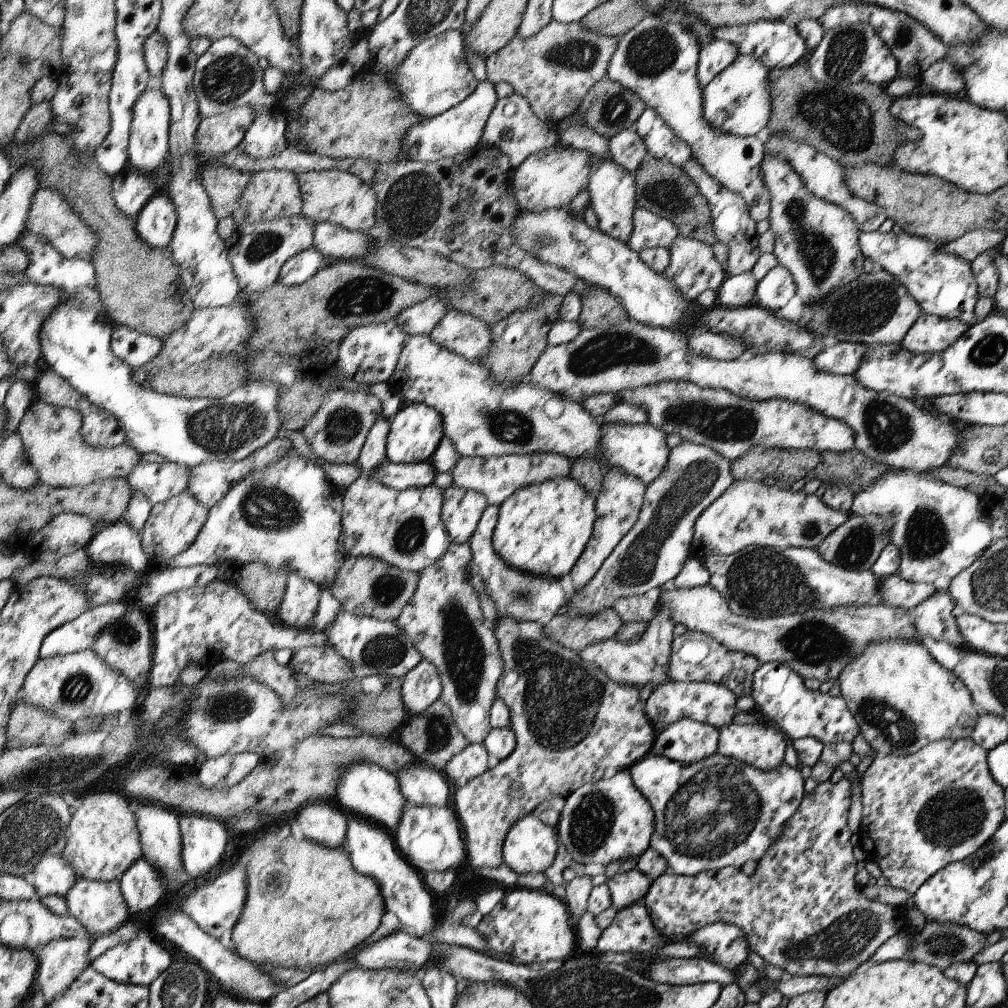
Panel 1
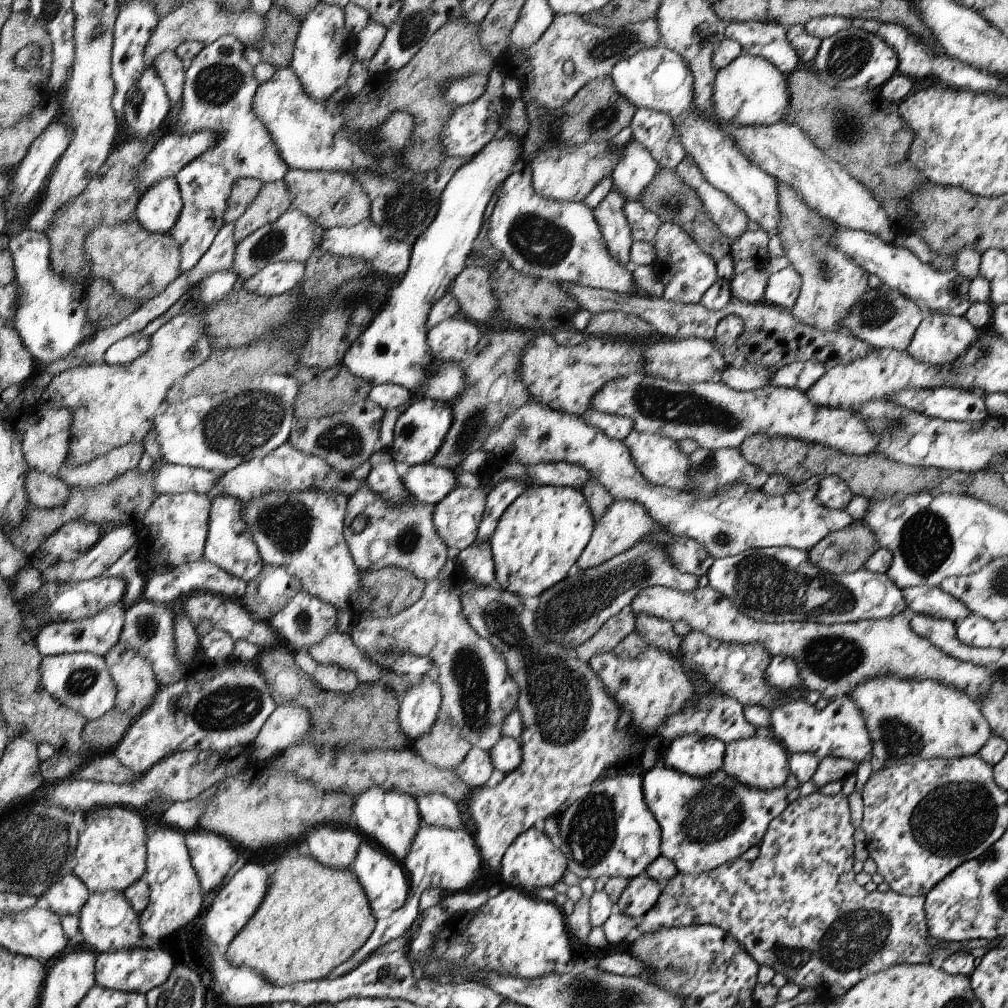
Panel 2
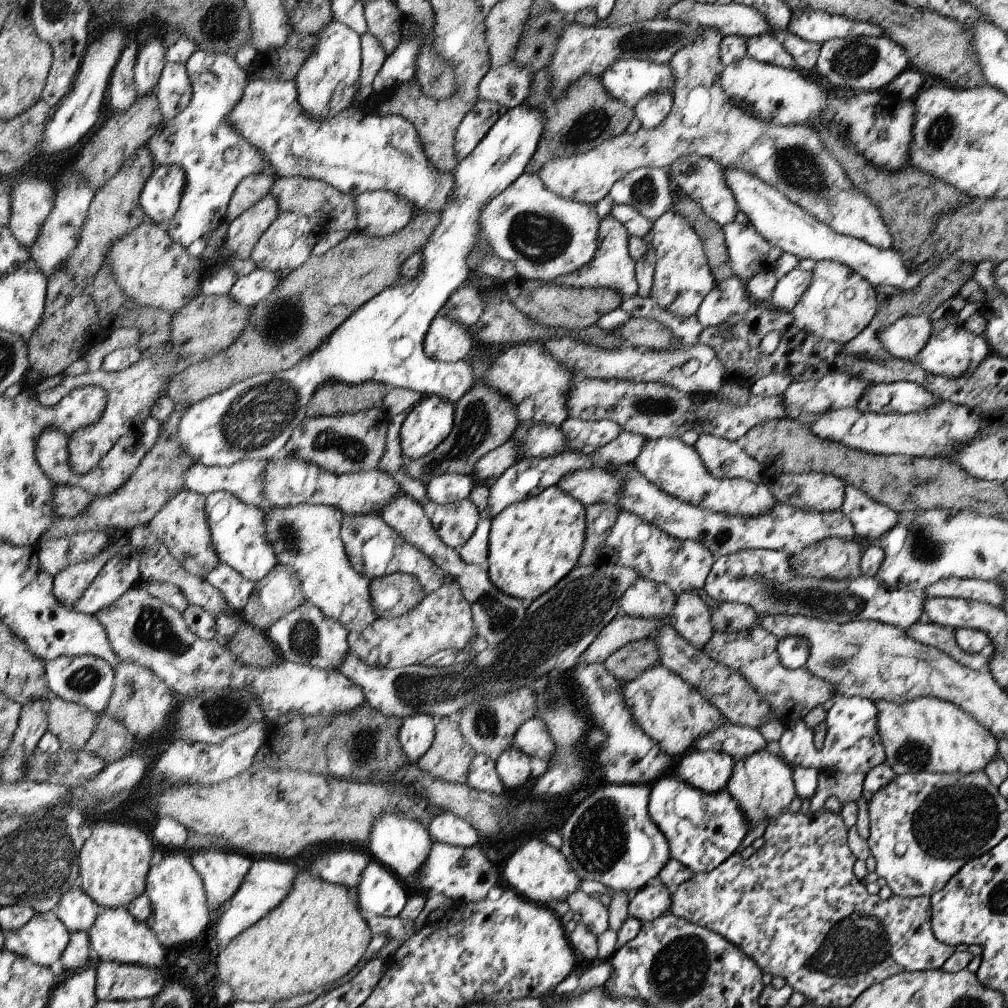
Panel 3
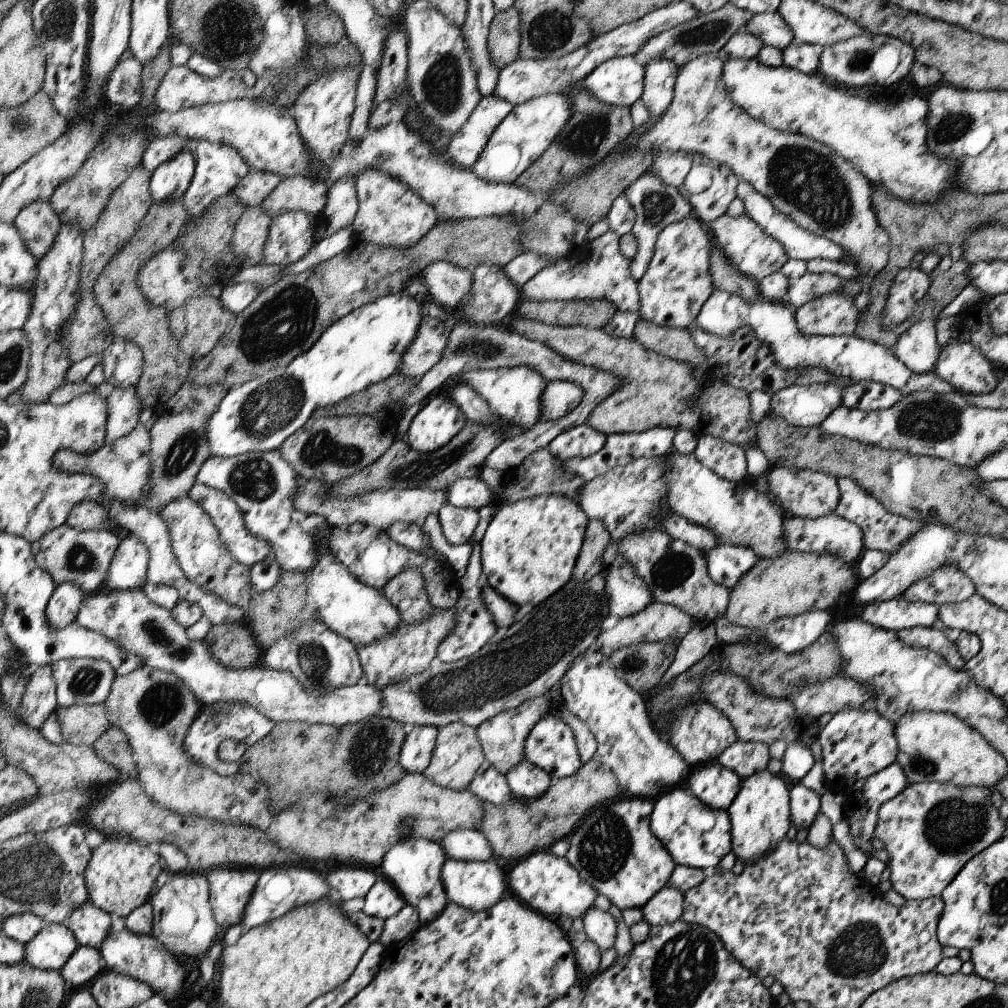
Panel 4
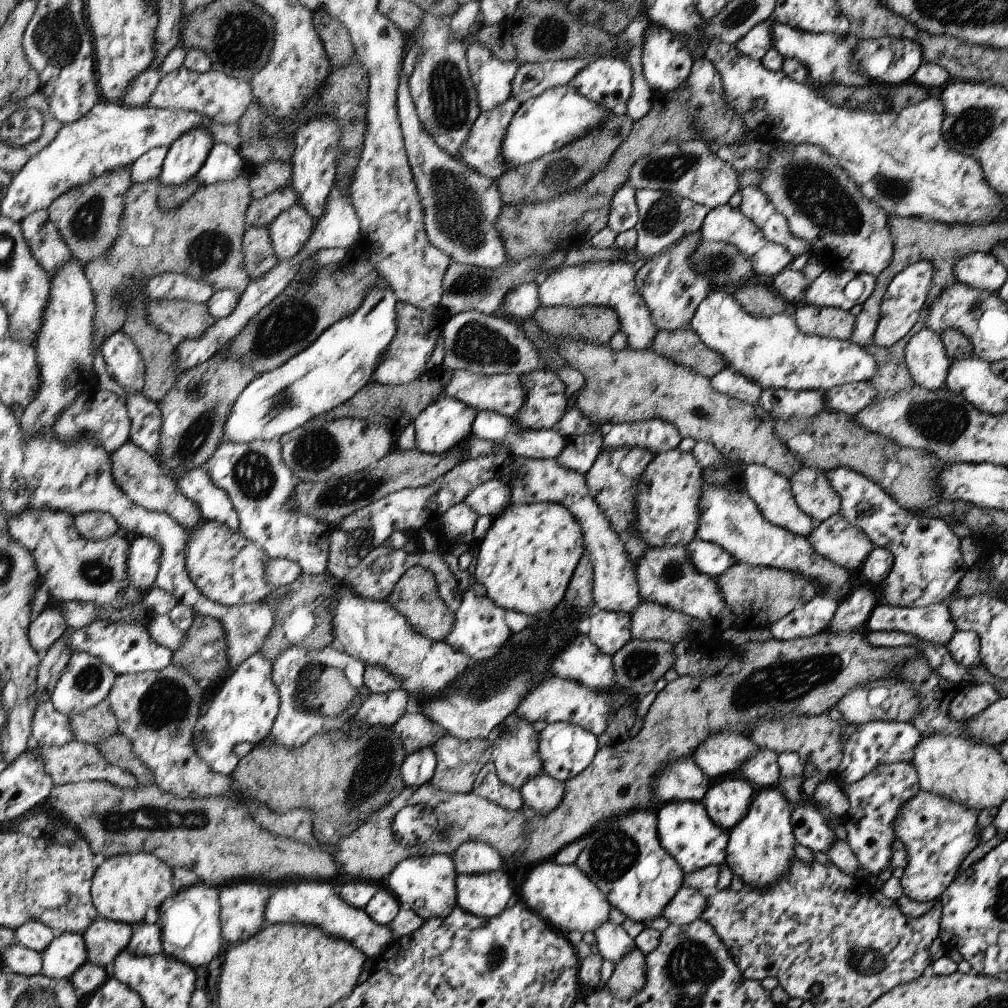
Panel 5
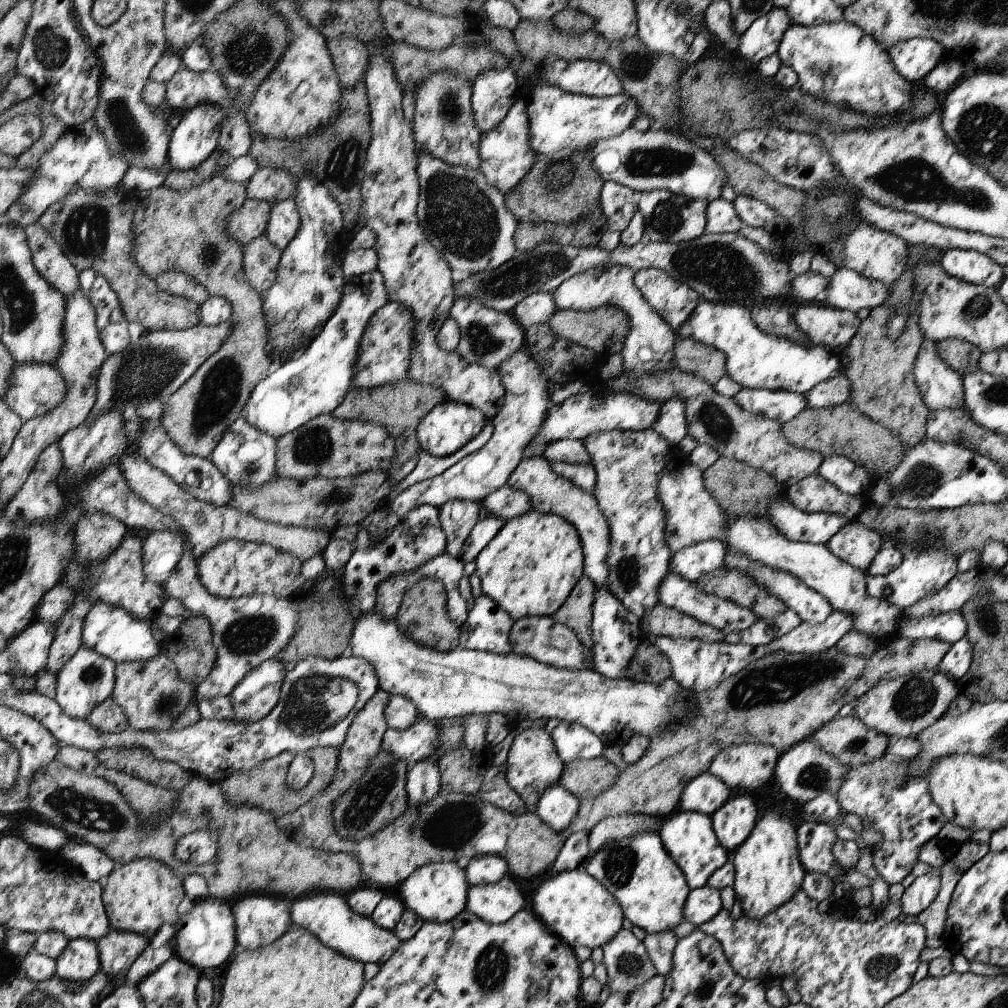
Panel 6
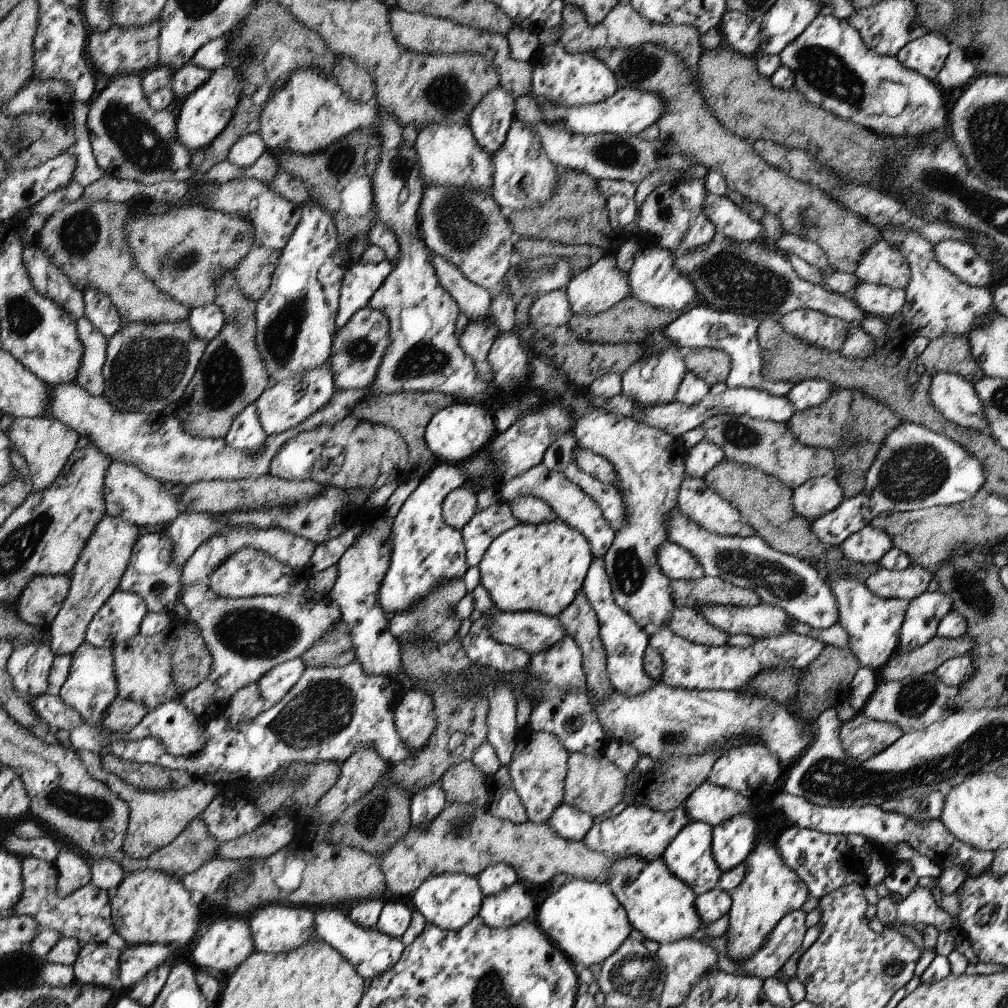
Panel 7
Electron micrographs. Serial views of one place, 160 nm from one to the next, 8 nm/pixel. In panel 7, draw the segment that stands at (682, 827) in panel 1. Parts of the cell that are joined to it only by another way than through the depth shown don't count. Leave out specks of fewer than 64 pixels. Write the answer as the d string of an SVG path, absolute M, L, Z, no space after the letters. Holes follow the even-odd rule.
M689 821L678 834L674 836L674 840L668 844L666 850L662 854L662 858L669 866L670 872L674 876L678 876L693 889L696 895L705 894L713 890L721 880L721 869L718 868L716 858L714 858L713 850L713 827L706 822Z

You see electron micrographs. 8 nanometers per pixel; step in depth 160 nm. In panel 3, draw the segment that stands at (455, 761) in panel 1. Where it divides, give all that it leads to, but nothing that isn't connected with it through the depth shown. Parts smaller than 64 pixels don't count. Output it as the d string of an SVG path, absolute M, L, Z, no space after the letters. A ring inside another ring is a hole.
M476 753L470 762L467 784L482 792L492 793L495 796L503 795L504 782L497 772L496 762L486 754Z

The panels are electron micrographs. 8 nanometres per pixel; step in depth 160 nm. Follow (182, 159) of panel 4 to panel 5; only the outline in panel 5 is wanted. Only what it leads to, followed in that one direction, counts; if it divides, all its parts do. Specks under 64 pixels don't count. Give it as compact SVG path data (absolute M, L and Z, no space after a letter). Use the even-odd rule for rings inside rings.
M208 129L189 130L168 147L157 184L181 185L196 177L214 145L215 140Z

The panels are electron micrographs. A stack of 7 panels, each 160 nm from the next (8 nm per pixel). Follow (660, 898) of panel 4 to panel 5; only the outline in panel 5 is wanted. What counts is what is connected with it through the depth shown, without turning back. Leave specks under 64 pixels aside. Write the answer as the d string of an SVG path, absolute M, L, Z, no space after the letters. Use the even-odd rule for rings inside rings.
M682 886L677 896L665 909L663 917L672 925L688 926L700 919L707 910L707 897L698 889Z

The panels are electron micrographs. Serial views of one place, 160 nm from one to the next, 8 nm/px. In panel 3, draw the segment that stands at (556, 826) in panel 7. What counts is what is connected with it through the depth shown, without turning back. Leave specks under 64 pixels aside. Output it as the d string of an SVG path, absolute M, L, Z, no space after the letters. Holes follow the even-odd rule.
M516 747L508 748L498 756L496 761L497 772L507 788L526 787L532 777L532 760Z

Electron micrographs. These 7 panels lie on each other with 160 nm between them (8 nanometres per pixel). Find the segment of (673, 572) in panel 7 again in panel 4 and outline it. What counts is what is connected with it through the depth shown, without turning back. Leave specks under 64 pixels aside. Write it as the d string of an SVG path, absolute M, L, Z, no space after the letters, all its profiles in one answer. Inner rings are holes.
M719 544L716 548L705 552L709 562L709 576L729 591L743 580L744 574L754 568L762 558L744 546Z

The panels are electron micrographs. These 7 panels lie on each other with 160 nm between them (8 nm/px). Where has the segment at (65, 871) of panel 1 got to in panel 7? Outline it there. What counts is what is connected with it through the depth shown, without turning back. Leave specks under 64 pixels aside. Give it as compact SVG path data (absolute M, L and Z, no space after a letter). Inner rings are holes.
M128 945L121 955L120 982L130 989L152 970L160 968L173 953L174 950L168 945Z

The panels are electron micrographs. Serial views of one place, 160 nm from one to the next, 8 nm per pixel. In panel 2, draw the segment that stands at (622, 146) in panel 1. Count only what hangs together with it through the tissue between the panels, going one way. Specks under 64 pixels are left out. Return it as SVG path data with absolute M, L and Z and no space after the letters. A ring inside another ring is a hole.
M631 139L622 148L622 160L611 176L613 188L624 200L638 201L642 190L646 190L659 169L652 154L640 142Z

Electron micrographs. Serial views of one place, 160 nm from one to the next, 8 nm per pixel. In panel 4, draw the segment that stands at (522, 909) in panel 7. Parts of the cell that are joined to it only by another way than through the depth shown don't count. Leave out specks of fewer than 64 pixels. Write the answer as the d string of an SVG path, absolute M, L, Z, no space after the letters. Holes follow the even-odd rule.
M447 857L446 863L442 866L441 877L449 902L468 908L472 912L493 908L494 904L500 902L502 894L506 890L506 878L504 878L500 866L494 862L494 858L484 860L484 862L465 862L464 860L454 860L454 858Z

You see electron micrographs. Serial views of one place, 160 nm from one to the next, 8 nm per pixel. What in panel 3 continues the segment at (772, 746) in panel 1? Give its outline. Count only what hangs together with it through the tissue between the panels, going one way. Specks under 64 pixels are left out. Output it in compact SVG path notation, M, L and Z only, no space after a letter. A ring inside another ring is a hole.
M764 748L760 752L744 756L744 760L733 761L732 776L726 788L750 824L757 826L764 820L776 820L778 816L788 811L788 806L796 796L796 788L793 768L783 760L780 754L777 756L770 754Z

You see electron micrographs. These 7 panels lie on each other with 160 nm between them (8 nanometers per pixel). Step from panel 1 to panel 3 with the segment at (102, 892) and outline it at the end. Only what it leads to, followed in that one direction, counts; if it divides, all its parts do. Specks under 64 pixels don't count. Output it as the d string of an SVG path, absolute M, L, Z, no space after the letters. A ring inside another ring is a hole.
M100 908L92 928L87 931L93 961L110 960L118 964L140 964L148 968L163 970L162 964L166 960L166 950L157 940L156 934L144 921L134 918L127 908Z

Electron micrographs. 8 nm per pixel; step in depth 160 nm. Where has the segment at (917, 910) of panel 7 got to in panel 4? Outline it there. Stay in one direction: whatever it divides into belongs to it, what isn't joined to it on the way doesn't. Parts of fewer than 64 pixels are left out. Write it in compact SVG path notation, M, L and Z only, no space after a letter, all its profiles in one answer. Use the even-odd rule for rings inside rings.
M922 782L908 784L904 790L900 790L892 800L884 802L878 810L878 820L874 826L874 836L881 840L886 845L886 851L889 854L888 867L892 870L889 880L891 881L892 888L900 896L903 896L907 901L911 900L924 900L928 897L940 897L942 891L950 884L951 880L964 868L964 865L977 854L980 854L985 848L994 844L997 840L1001 840L1006 832L1006 820L1000 818L998 808L996 808L991 801L993 791L990 788L980 788L980 786L956 786L953 782Z

